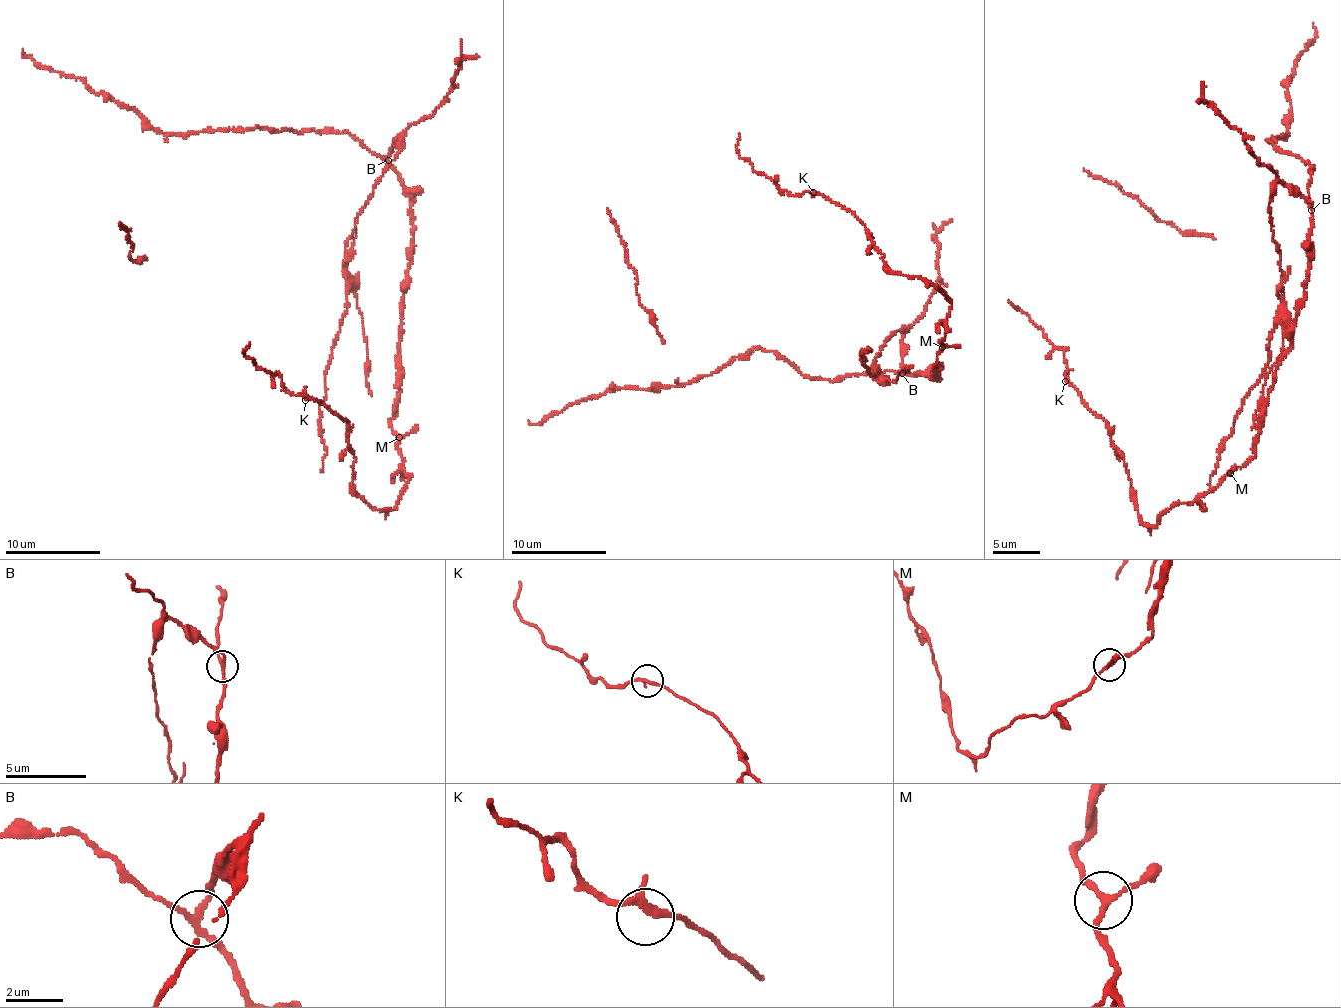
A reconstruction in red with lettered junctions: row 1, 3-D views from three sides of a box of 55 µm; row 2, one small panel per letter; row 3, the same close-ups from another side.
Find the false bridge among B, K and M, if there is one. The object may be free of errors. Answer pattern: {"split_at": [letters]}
{"split_at": ["B"]}

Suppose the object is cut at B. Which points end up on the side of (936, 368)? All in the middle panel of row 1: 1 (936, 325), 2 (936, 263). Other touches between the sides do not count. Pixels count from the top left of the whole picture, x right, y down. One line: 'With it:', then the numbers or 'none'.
With it: 1

